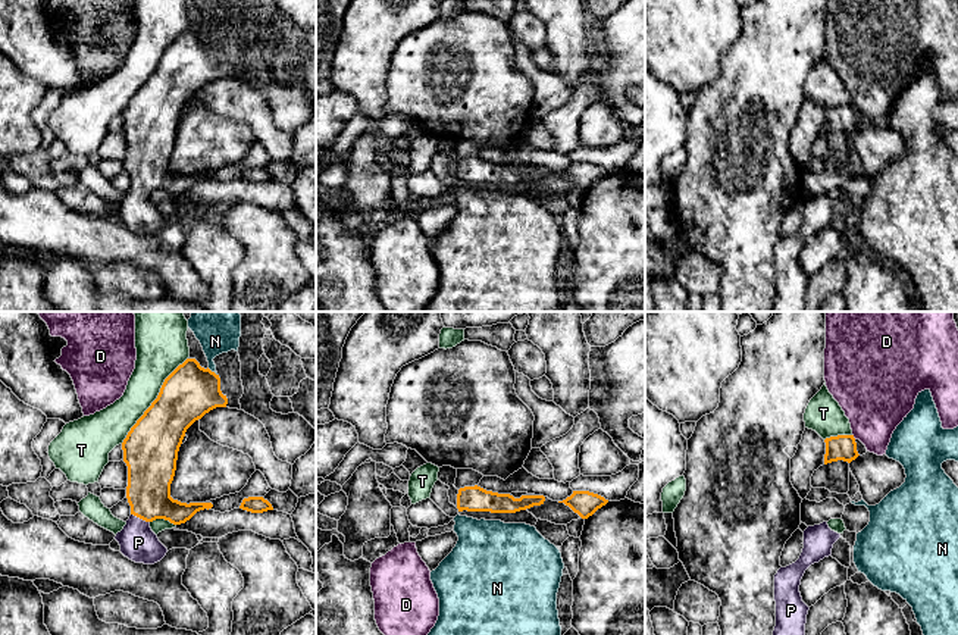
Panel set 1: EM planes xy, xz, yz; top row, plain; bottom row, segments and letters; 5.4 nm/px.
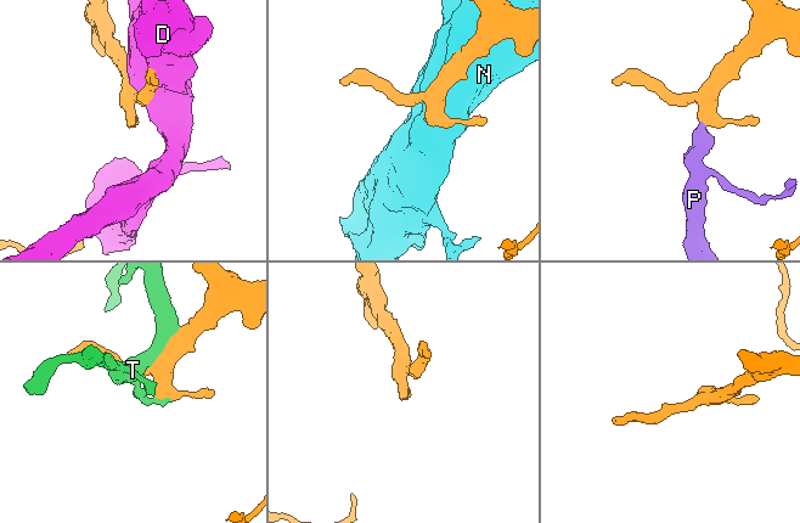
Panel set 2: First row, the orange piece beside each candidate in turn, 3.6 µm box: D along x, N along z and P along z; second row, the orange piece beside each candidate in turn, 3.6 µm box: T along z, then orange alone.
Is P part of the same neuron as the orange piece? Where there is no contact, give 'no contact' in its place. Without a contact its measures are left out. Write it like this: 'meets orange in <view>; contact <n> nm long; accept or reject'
meets orange in xy; contact 120 nm long; accept

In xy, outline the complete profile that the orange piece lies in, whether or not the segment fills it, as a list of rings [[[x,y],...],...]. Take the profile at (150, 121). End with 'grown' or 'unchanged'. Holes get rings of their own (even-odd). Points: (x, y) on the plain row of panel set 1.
[[[187,29],[163,53],[157,69],[131,98],[122,113],[123,132],[128,137],[126,169],[131,187],[115,210],[120,223],[135,234],[154,235],[160,232],[168,219],[151,201],[150,194],[156,190],[181,195],[197,182],[212,179],[212,173],[181,173],[170,168],[170,154],[176,141],[178,122],[187,100],[206,84],[216,78],[226,78],[228,69],[220,62],[220,49],[209,38],[204,40],[195,29]]]; grown

